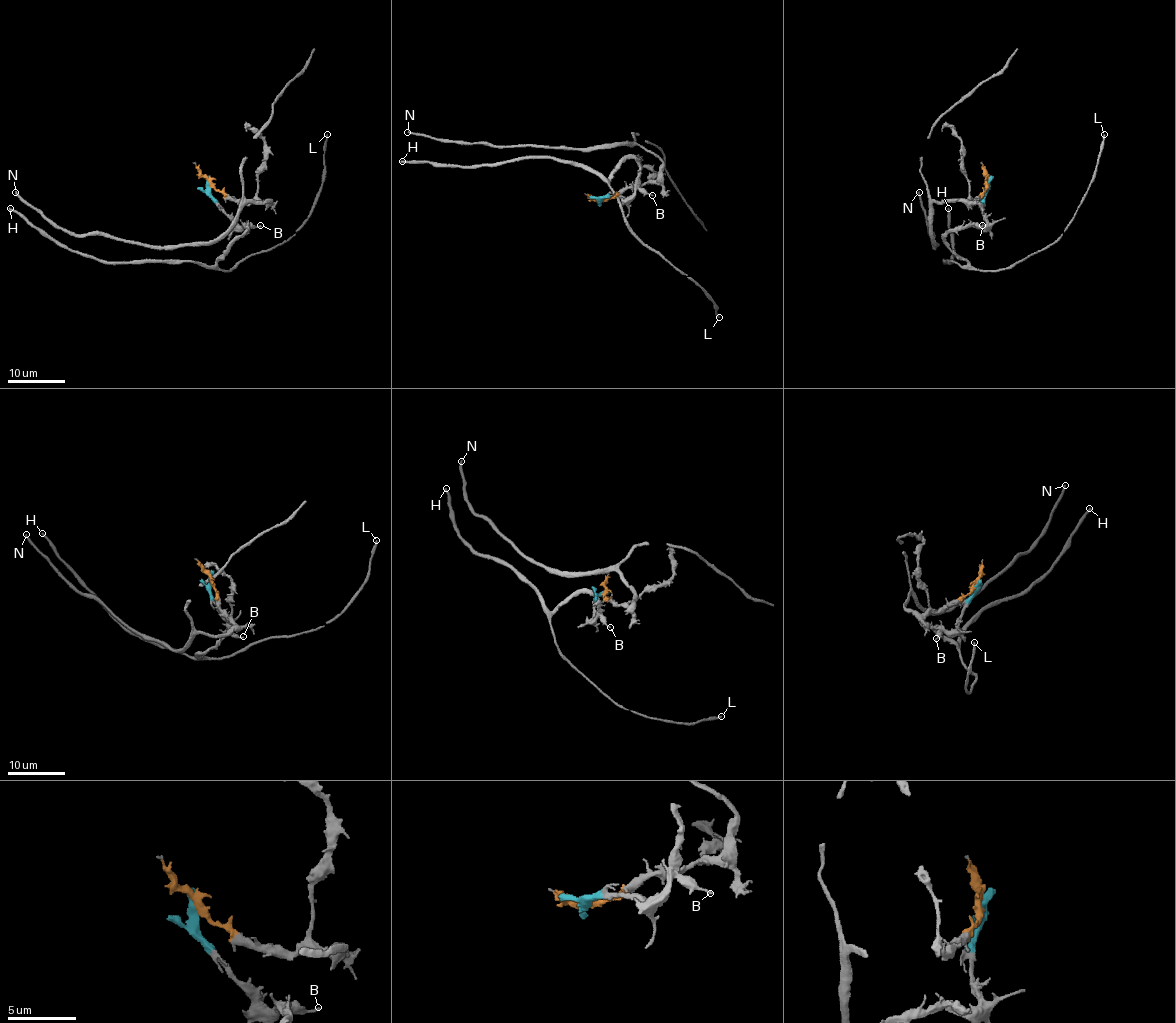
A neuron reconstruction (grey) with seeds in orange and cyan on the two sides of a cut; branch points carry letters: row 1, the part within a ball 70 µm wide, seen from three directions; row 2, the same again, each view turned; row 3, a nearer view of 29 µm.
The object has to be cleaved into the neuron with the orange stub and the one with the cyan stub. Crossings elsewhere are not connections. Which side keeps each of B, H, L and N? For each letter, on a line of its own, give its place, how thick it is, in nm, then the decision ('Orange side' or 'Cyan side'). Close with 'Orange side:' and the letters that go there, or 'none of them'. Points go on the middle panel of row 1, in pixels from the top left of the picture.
B: Place: (652, 195). Thickness 180 nm. Cyan side
H: Place: (402, 161). Thickness 320 nm. Cyan side
L: Place: (719, 317). Thickness 240 nm. Cyan side
N: Place: (407, 132). Thickness 280 nm. Orange side
Orange side: N

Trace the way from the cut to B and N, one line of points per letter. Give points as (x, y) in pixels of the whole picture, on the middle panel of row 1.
B: (601, 200), (628, 197), (637, 190), (645, 190), (652, 196)
N: (601, 200), (628, 187), (652, 183), (662, 163), (637, 144), (606, 144), (586, 148), (463, 144), (407, 132)

